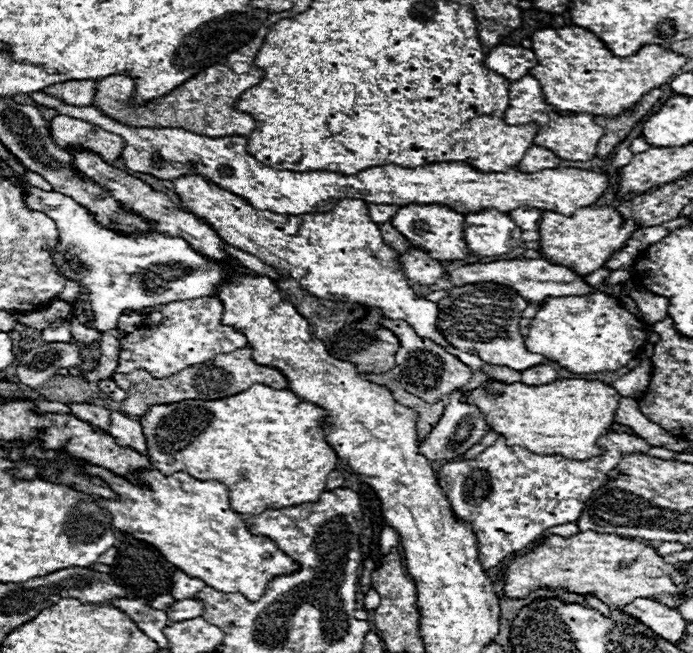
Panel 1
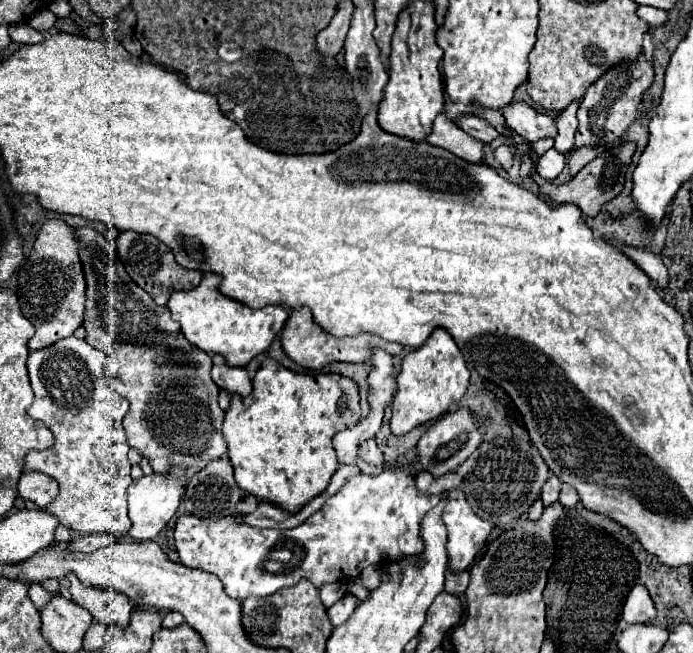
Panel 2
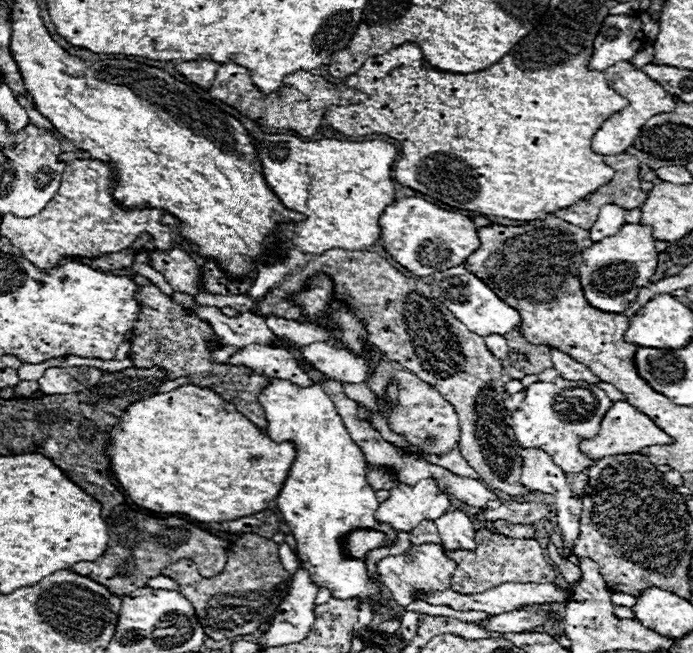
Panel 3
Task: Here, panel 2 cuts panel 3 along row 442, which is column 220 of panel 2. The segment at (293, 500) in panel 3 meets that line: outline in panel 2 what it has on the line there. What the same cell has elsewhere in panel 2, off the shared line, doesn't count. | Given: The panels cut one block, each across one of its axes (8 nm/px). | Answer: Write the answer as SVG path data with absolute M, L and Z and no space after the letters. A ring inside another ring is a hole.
M204 274L196 288L172 292L166 306L172 314L172 320L182 326L182 334L192 346L208 354L220 354L228 366L244 368L254 356L262 354L272 344L276 334L284 328L288 312L280 306L264 306L260 310L252 310L238 300L222 296L218 284L220 276Z

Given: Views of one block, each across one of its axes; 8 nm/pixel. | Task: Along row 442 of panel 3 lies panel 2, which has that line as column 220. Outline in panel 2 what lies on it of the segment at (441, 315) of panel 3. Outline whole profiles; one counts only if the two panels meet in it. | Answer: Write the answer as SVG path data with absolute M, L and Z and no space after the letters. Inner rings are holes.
M228 458L214 460L212 464L206 464L196 476L190 478L184 494L184 508L188 514L198 516L198 518L220 518L220 516L232 516L232 514L248 514L256 510L258 500L240 490L234 482L234 470Z

